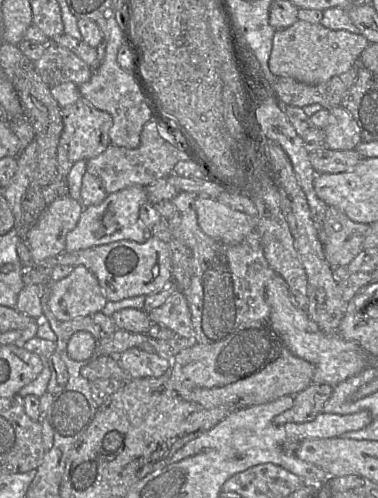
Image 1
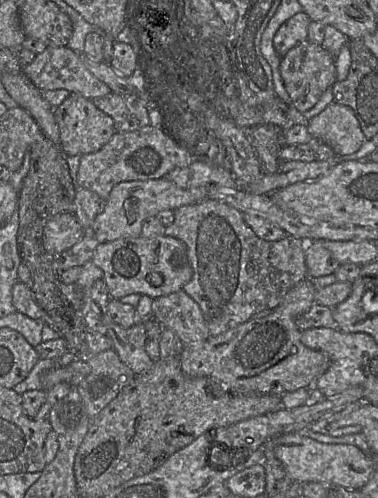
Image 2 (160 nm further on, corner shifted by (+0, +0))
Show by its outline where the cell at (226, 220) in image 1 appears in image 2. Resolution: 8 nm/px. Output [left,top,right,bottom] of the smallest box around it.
[86,177,200,243]

